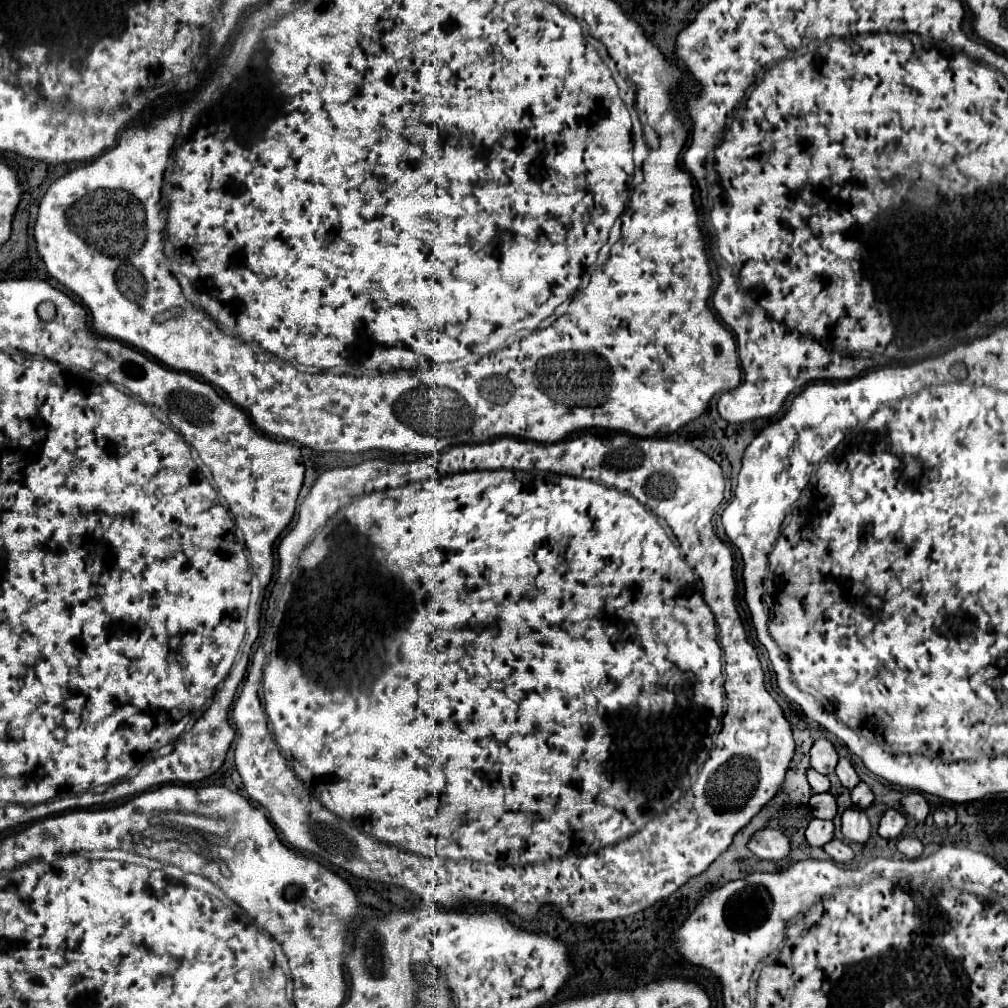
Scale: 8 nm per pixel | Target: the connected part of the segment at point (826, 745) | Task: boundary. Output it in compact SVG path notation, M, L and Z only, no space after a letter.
M816 739L812 749L810 749L810 767L820 771L822 775L830 775L834 773L838 763L838 753L834 749L834 745L828 739Z

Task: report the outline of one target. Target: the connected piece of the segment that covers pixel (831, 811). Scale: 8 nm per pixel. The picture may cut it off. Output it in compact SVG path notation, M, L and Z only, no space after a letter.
M814 793L808 801L812 815L818 819L834 819L836 815L836 801L830 793Z

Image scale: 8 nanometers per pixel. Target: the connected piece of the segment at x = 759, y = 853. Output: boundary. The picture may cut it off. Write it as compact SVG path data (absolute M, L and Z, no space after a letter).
M762 829L756 831L750 841L748 849L758 857L758 859L770 859L770 861L780 861L790 853L790 839L780 833L778 829Z

